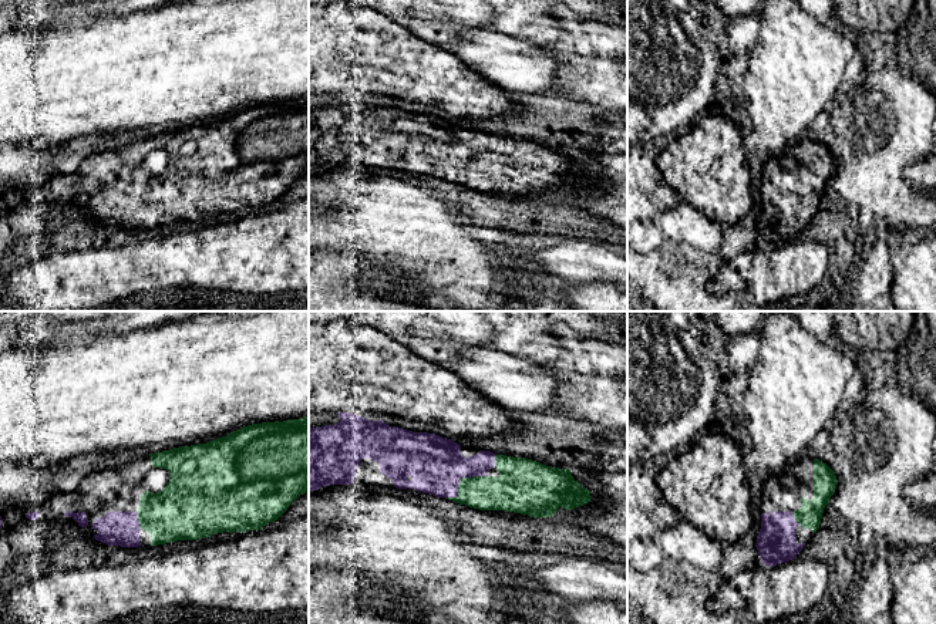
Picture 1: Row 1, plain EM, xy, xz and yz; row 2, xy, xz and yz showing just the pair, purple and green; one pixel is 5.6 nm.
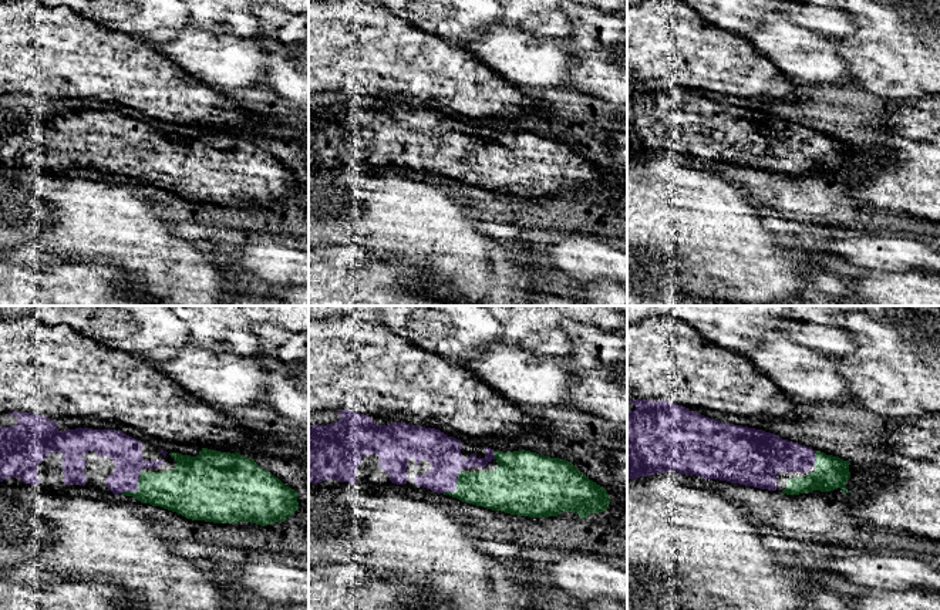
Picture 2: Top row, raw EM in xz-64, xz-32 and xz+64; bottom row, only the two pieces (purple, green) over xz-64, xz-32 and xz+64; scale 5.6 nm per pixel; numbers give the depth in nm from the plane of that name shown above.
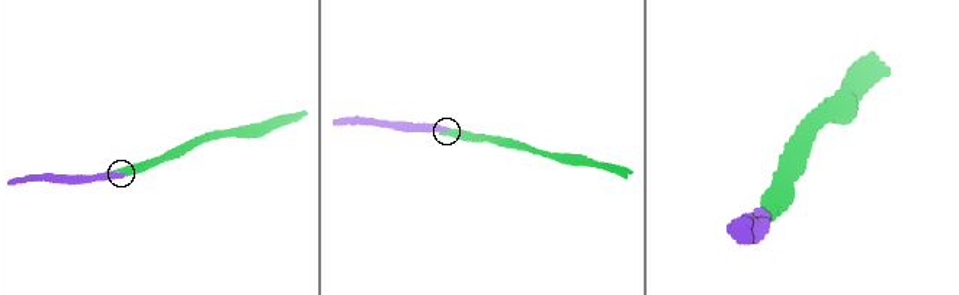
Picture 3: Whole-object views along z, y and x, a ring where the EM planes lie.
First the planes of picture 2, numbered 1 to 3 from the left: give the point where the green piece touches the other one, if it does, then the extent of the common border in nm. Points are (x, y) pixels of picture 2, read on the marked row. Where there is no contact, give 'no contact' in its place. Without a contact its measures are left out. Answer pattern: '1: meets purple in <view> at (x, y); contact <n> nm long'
1: meets purple in xz-64 at (137, 488); contact 170 nm long
2: meets purple in xz-32 at (455, 488); contact 160 nm long
3: meets purple in xz+64 at (815, 458); contact 70 nm long

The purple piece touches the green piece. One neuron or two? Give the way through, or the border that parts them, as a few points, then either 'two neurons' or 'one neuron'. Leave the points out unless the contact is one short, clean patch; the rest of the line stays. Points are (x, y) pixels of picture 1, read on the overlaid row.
way xz (435, 464), (463, 466), (474, 476), (485, 488), (517, 488); one neuron

